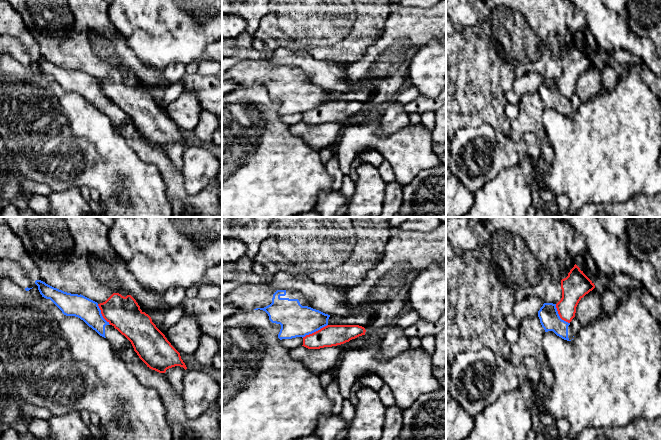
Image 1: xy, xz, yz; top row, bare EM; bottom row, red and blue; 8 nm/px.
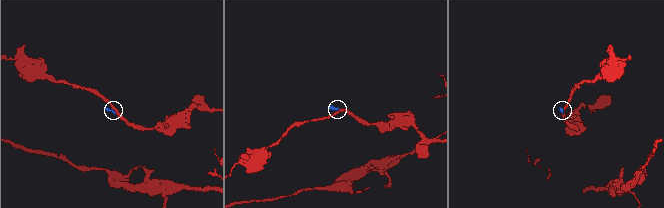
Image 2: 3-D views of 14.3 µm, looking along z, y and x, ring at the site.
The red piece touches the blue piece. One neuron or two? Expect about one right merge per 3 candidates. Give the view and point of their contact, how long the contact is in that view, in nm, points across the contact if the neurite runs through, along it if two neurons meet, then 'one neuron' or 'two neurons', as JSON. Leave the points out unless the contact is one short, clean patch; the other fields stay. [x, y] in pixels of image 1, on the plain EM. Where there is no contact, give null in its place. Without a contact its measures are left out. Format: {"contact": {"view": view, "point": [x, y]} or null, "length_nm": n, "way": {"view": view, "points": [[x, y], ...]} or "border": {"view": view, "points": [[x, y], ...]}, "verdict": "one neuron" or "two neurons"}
{"contact": {"view": "xz", "point": [314, 108]}, "length_nm": 240, "border": {"view": "xz", "points": [[327, 100], [302, 113]]}, "verdict": "two neurons"}

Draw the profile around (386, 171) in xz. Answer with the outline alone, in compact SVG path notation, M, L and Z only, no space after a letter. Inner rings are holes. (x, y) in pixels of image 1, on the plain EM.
M384 160L377 168L385 183L396 181L393 167L387 161Z

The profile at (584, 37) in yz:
M587 26L575 35L575 40L592 57L595 64L601 66L601 61L605 55Z

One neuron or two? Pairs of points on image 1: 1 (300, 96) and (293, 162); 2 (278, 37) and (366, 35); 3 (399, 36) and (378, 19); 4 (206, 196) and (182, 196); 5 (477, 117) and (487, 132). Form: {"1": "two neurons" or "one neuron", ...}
{"1": "two neurons", "2": "one neuron", "3": "two neurons", "4": "one neuron", "5": "two neurons"}

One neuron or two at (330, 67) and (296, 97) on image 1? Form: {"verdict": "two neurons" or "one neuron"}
{"verdict": "two neurons"}

